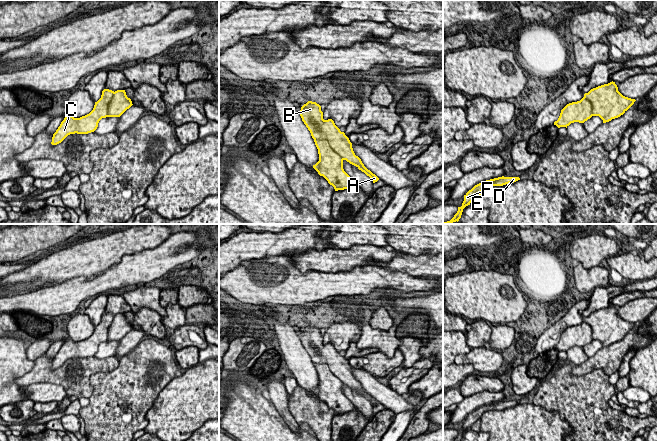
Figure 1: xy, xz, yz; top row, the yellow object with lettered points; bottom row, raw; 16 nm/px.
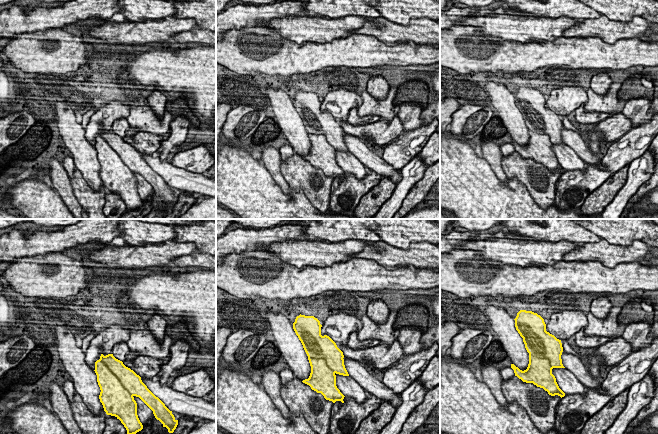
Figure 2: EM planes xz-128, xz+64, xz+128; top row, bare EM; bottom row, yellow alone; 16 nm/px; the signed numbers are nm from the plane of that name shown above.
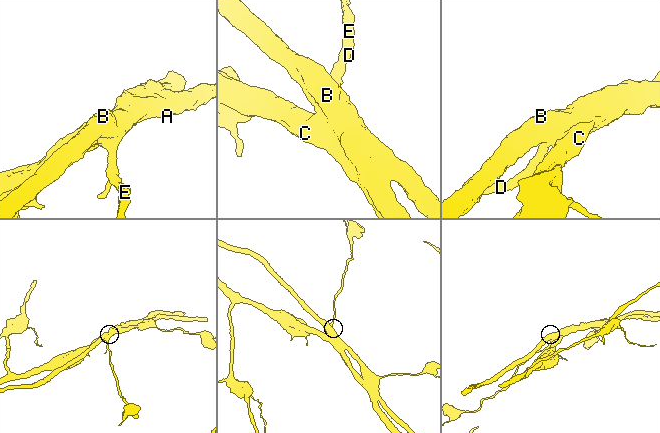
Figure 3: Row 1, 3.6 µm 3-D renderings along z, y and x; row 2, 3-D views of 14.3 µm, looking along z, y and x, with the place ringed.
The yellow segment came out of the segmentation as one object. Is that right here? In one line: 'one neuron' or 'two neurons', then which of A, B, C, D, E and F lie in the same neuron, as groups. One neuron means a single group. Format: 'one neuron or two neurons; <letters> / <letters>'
two neurons; A B D E F / C

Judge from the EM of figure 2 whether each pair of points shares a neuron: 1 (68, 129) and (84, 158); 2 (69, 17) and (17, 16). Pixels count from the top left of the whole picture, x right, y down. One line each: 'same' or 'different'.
1: same
2: same

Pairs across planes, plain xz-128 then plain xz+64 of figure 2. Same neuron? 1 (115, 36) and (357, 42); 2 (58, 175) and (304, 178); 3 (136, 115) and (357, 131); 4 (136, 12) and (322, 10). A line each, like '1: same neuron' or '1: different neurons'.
1: different neurons
2: different neurons
3: different neurons
4: same neuron

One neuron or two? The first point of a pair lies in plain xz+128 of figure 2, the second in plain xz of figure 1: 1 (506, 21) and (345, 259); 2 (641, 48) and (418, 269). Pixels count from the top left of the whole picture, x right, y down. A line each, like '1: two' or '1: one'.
1: one
2: two

